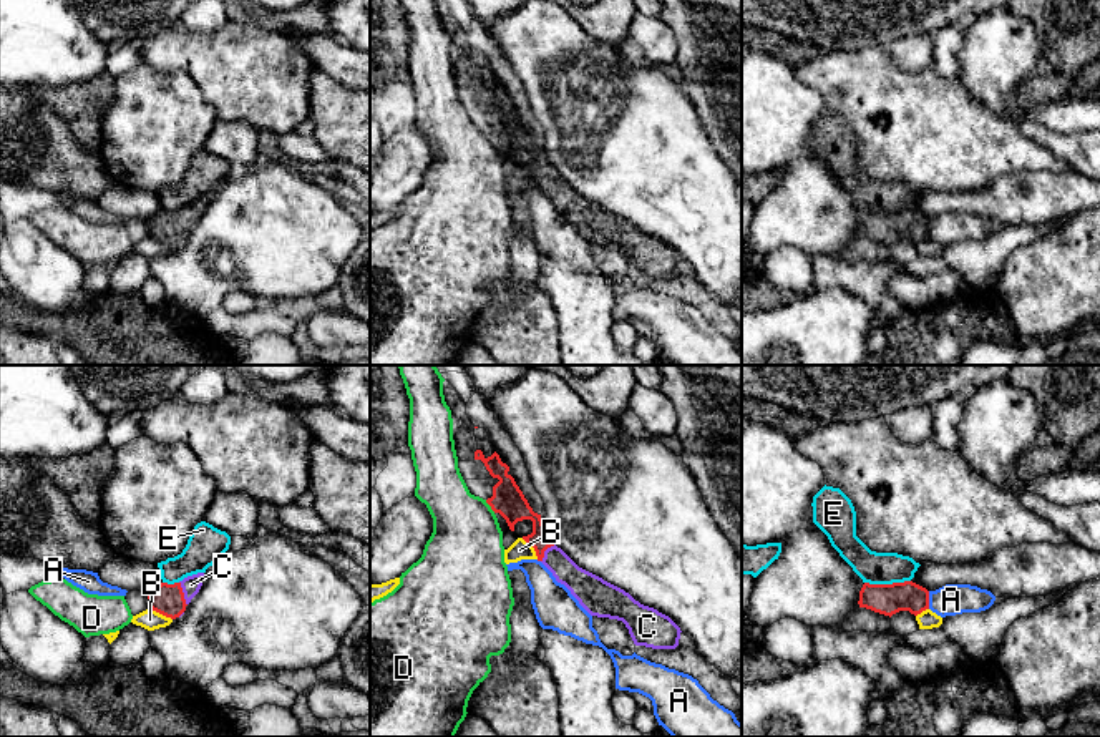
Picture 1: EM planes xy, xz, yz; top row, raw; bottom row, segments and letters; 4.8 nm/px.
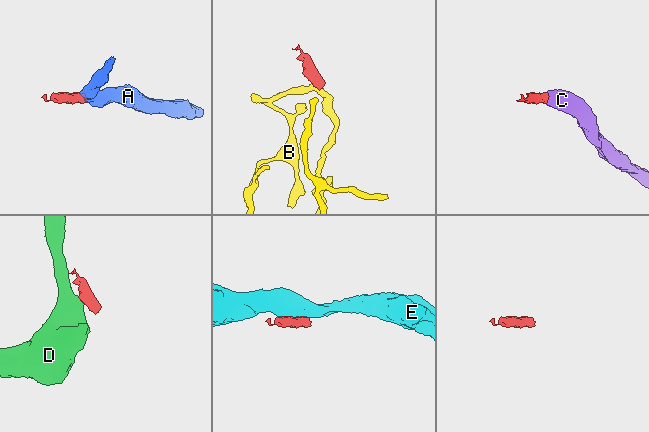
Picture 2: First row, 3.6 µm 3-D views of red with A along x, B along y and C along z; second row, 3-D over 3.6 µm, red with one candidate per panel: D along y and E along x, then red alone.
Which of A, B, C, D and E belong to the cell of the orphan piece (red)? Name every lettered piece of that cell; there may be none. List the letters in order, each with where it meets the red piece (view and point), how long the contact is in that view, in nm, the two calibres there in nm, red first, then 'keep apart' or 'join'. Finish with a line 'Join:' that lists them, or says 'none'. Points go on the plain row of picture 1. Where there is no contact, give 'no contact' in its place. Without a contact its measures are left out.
A: yz (928, 228) | 90 nm | 150/150 nm | keep apart
B: xy (161, 241) | 130 nm | 160/100 nm | keep apart
C: xy (183, 221) | 120 nm | 160/90 nm | join
D: xz (490, 133) | 80 nm | 160/360 nm | keep apart
E: yz (886, 213) | 220 nm | 150/160 nm | keep apart
Join: C

